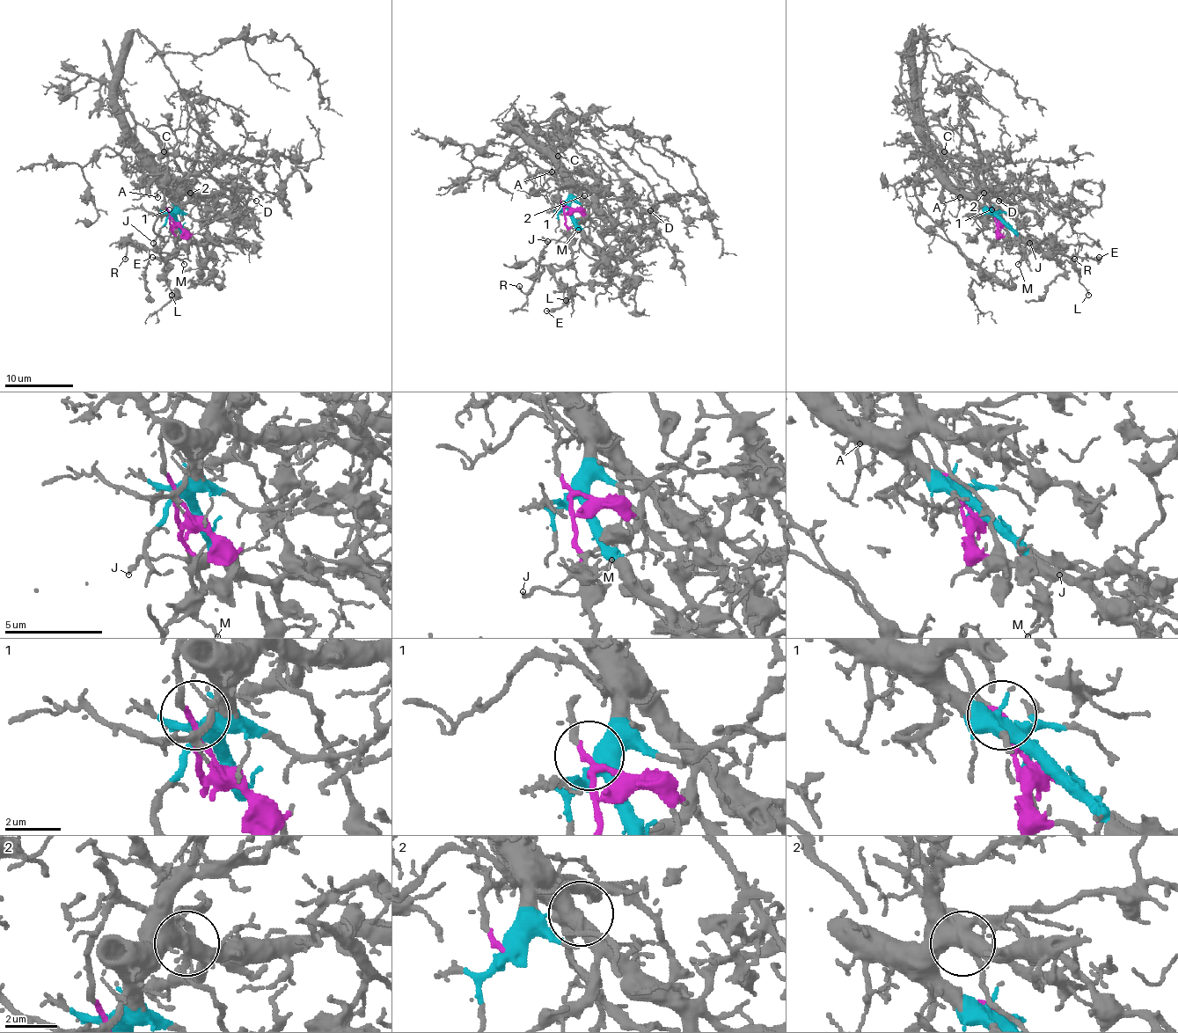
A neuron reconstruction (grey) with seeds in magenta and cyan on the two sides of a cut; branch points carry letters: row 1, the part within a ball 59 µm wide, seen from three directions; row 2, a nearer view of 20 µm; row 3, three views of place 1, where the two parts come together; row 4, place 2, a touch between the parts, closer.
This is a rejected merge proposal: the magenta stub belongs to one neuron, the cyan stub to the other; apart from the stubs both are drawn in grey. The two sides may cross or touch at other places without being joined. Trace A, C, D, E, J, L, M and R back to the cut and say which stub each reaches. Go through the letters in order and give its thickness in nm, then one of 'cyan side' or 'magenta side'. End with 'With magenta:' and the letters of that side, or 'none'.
A: 140 nm | cyan side
C: 120 nm | magenta side
D: 100 nm | cyan side
E: 320 nm | magenta side
J: 160 nm | magenta side
L: 160 nm | magenta side
M: 100 nm | magenta side
R: 140 nm | magenta side
With magenta: C, E, J, L, M, R

